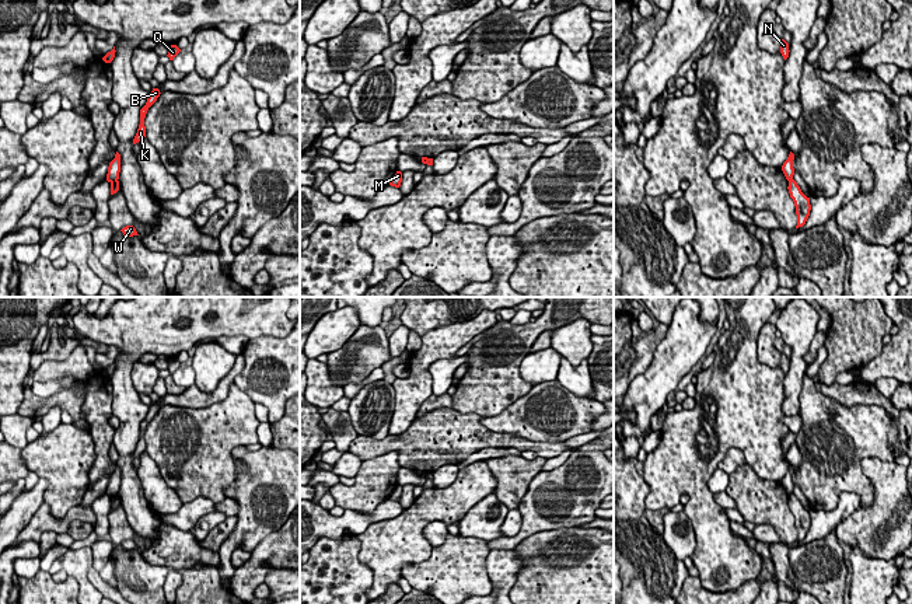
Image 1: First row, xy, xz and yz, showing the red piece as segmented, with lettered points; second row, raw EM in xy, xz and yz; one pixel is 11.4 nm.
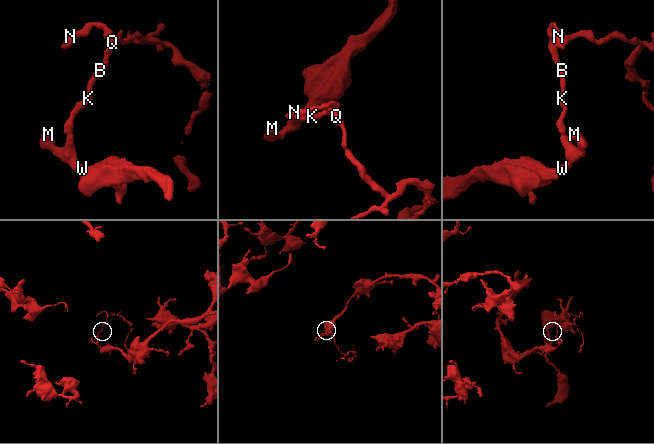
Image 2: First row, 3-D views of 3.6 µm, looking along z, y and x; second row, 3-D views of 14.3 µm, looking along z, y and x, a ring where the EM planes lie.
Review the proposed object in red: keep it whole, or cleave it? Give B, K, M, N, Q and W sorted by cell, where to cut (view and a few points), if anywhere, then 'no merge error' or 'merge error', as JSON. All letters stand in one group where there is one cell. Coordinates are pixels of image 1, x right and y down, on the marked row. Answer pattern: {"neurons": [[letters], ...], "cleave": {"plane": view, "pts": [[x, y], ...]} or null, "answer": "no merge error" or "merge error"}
{"neurons": [["B", "K", "N", "Q"], ["M", "W"]], "cleave": {"plane": "yz", "pts": [[792, 178], [789, 181]]}, "answer": "merge error"}

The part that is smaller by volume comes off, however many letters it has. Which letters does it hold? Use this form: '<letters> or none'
B, K, N, Q

